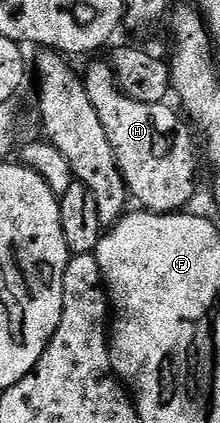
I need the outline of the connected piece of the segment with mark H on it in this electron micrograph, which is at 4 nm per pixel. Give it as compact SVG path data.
M109 61L92 63L86 74L84 73L84 81L88 100L92 100L92 108L96 108L96 116L100 116L104 132L108 132L108 144L112 144L112 152L116 152L122 179L125 180L126 189L130 191L133 201L138 201L142 205L139 207L156 214L172 214L189 207L186 205L193 200L194 189L198 186L200 150L199 147L198 150L194 147L194 138L190 135L191 127L184 121L183 115L177 109L169 110L169 105L132 100L127 94L123 94Z

